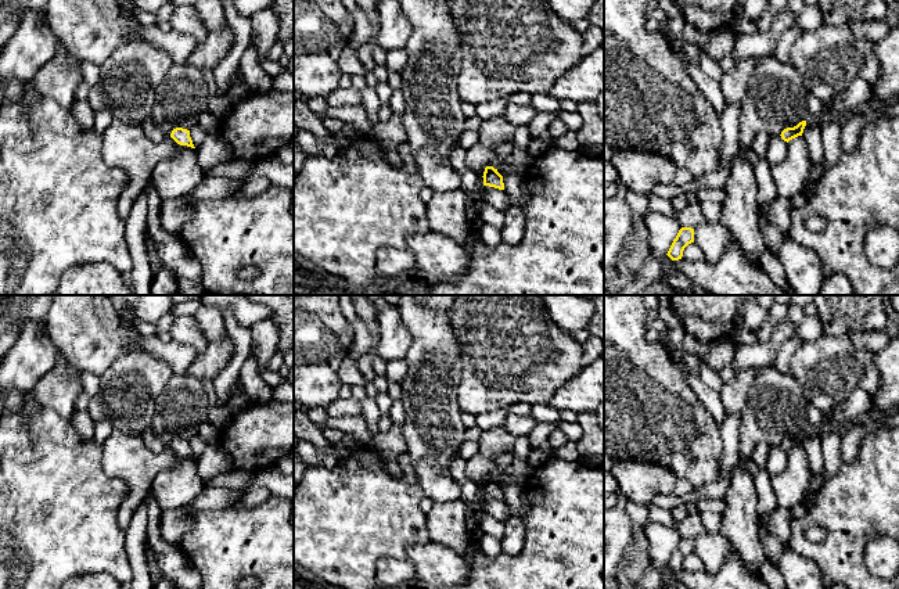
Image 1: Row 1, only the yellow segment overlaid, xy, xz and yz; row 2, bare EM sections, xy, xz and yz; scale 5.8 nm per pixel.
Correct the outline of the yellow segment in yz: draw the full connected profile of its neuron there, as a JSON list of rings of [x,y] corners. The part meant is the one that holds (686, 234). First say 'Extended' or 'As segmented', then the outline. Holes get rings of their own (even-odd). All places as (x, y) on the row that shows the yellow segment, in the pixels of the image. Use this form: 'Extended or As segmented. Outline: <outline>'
As segmented. Outline: [[[682,227],[676,236],[676,238],[673,240],[669,251],[668,251],[668,256],[672,261],[679,261],[683,256],[683,251],[684,248],[694,243],[694,229],[691,227]]]

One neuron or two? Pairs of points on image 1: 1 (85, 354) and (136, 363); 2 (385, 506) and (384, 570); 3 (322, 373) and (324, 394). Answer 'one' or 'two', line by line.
1: two
2: two
3: one

